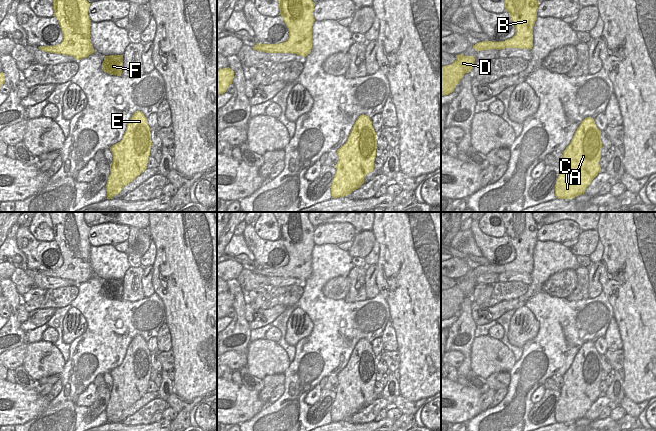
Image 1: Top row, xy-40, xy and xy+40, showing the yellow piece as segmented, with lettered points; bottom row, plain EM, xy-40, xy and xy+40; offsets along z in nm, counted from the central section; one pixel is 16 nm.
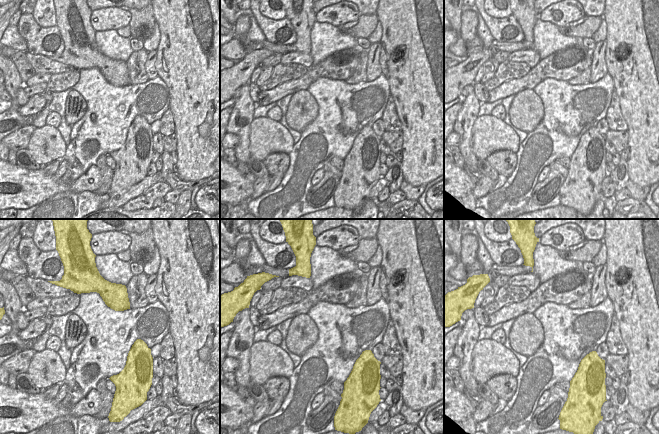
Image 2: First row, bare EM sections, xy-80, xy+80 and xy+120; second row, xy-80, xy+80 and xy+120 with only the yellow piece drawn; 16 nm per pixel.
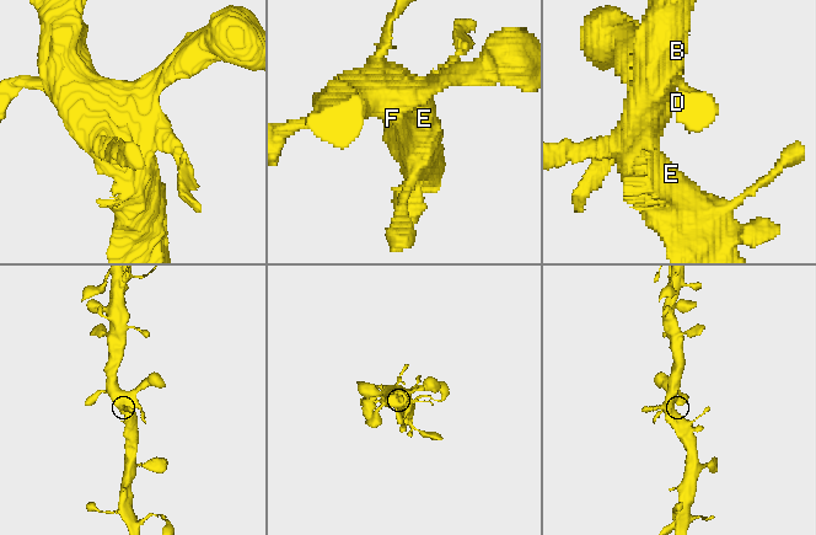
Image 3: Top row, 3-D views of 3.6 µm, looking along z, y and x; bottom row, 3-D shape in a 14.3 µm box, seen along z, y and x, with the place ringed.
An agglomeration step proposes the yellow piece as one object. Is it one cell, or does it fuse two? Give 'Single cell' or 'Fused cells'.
Single cell.

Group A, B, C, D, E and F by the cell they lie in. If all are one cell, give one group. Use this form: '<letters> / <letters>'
A B C D E F

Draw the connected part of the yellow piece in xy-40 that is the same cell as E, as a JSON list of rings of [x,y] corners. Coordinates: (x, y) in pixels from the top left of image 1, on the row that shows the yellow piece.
[[[136,111],[130,118],[120,142],[110,147],[113,162],[106,184],[107,199],[113,199],[122,188],[147,169],[152,146],[147,118]]]

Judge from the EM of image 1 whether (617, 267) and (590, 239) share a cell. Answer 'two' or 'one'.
two

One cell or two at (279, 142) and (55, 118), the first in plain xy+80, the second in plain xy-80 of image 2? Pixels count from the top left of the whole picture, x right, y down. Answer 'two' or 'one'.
two

